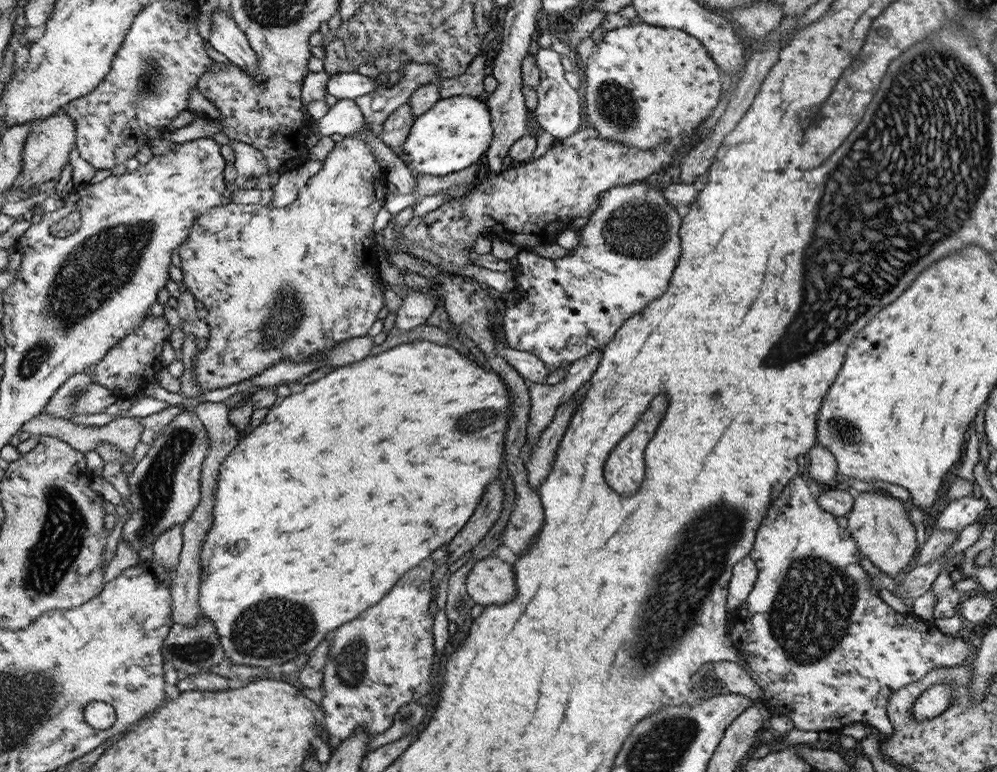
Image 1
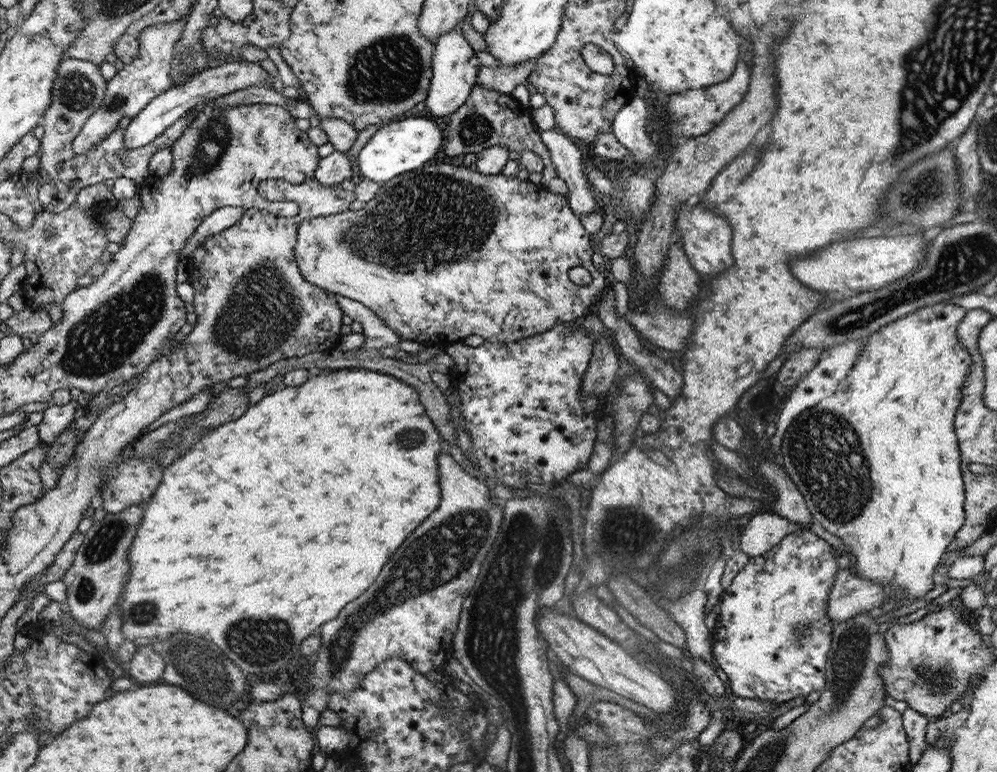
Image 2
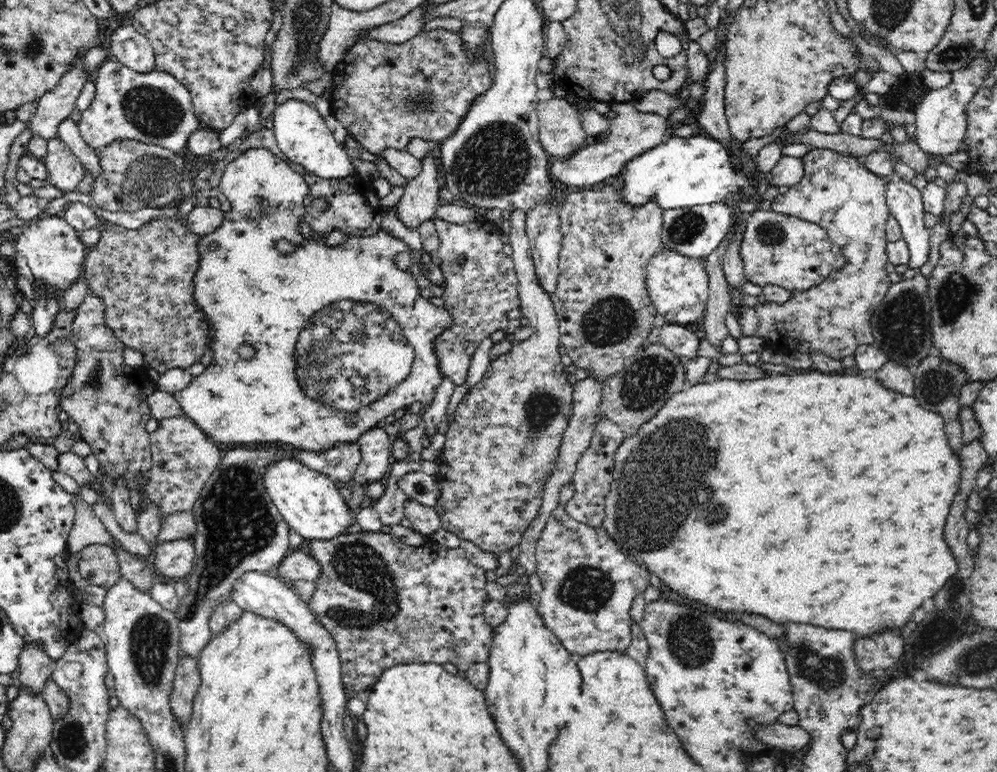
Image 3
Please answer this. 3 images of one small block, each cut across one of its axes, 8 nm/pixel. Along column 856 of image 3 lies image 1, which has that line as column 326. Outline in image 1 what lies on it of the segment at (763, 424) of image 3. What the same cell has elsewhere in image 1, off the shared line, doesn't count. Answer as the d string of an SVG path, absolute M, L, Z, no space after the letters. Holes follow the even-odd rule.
M423 340L400 344L386 350L384 354L370 356L346 368L338 368L338 372L334 370L326 374L324 378L308 384L302 392L284 397L270 407L262 423L256 429L246 429L244 439L221 464L217 478L216 506L213 510L214 530L210 530L210 534L206 536L206 546L202 548L206 578L201 577L199 612L214 623L226 656L235 665L269 668L284 664L300 654L309 653L326 639L328 632L354 620L358 612L364 612L366 608L376 604L398 582L398 578L402 578L402 574L418 566L434 550L448 544L456 534L460 534L462 526L466 526L466 520L470 520L476 506L480 504L486 486L500 474L504 452L502 440L511 416L512 401L507 384L498 374L486 372L480 364L460 354L456 348L438 346L438 343ZM470 418L472 428L466 426L466 420Z

